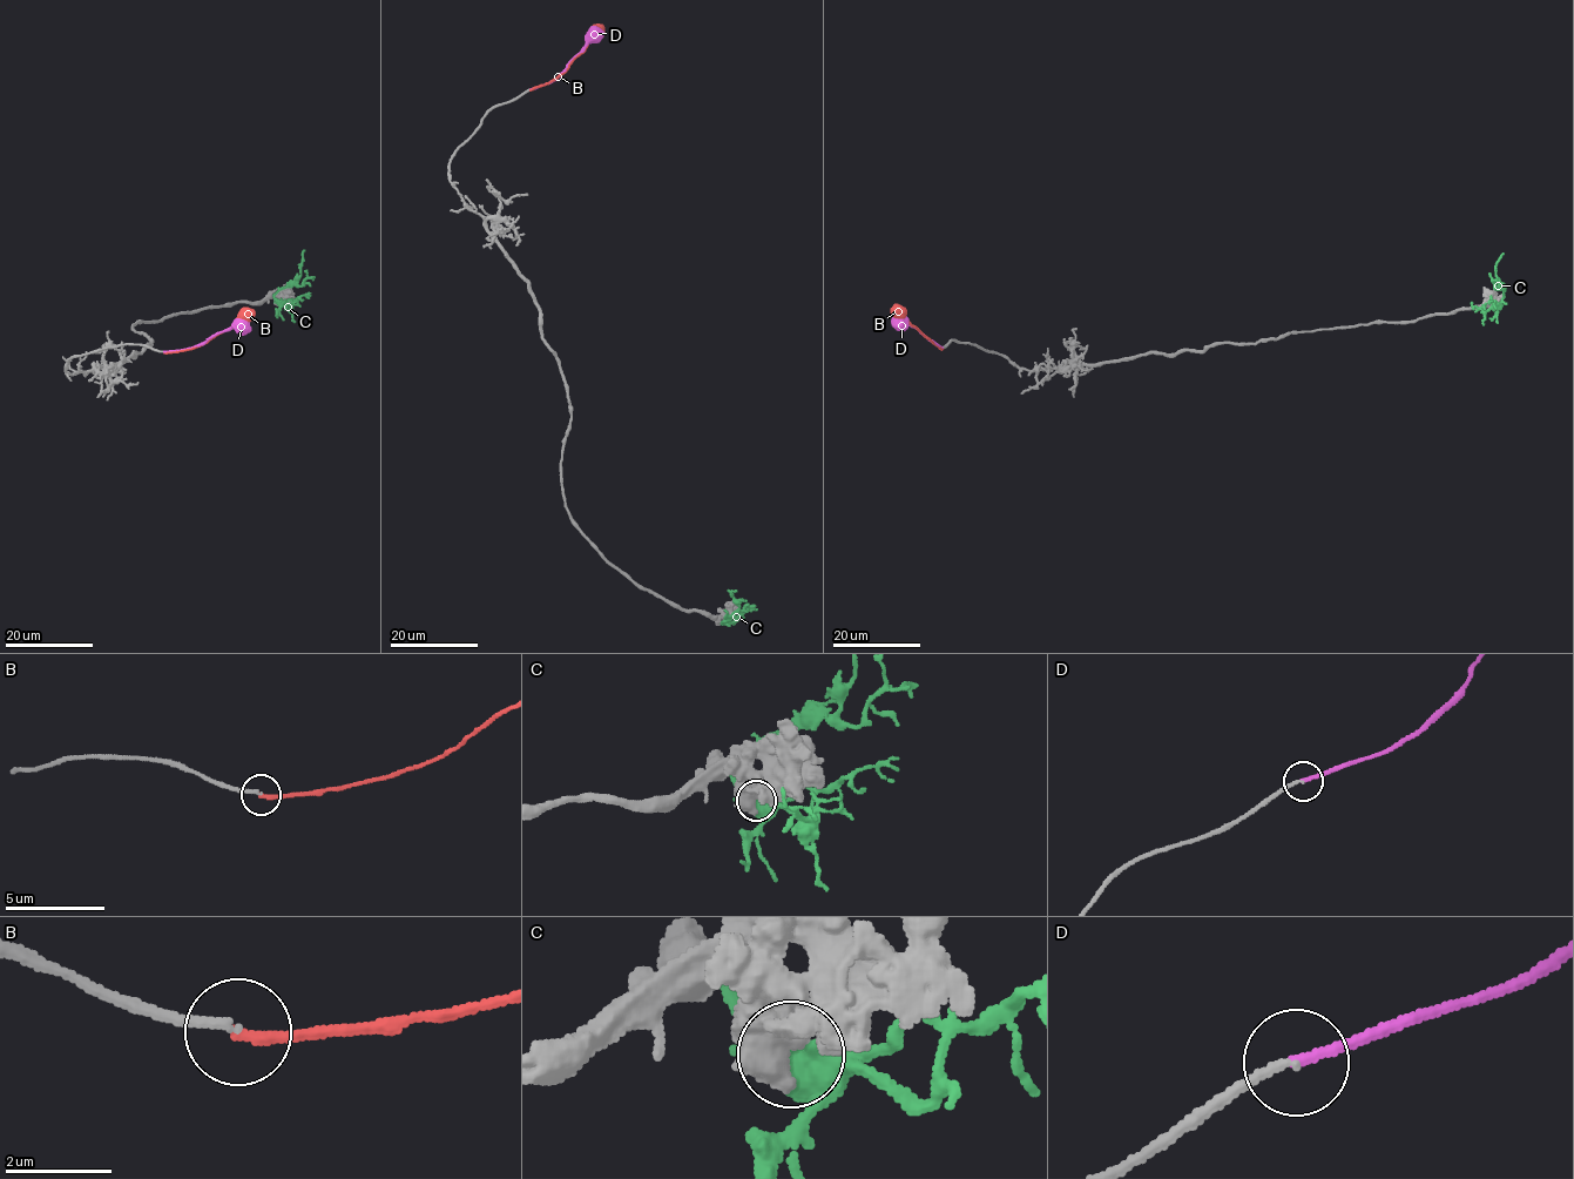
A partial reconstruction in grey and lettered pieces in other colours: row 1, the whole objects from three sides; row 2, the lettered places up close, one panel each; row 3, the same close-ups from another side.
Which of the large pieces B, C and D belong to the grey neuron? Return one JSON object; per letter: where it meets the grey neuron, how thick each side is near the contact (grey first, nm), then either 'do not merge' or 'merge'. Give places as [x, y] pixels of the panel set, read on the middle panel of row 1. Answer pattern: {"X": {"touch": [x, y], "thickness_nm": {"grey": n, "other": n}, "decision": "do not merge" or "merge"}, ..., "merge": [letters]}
{"B": {"touch": [531, 91], "thickness_nm": {"grey": 160, "other": 200}, "decision": "do not merge"}, "C": {"touch": [727, 618], "thickness_nm": {"grey": 800, "other": 500}, "decision": "do not merge"}, "D": {"touch": [531, 89], "thickness_nm": {"grey": 160, "other": 200}, "decision": "merge"}, "merge": ["D"]}

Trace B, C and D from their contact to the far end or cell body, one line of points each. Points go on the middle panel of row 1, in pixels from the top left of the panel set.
B: (531, 89), (562, 74), (583, 49), (589, 34), (602, 26)
C: (728, 618), (722, 622), (734, 622), (741, 611), (743, 618)
D: (531, 89), (555, 80), (598, 28)

